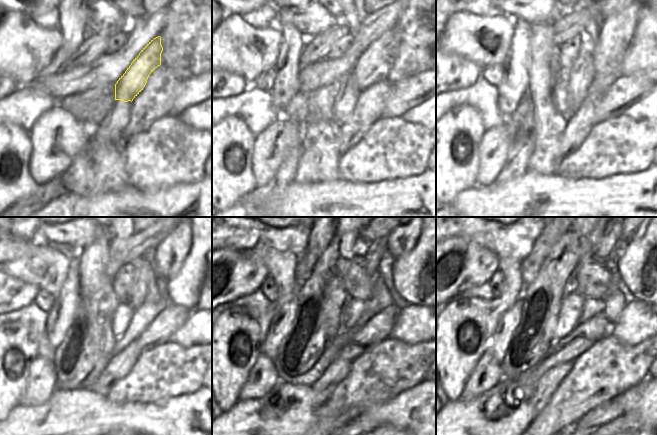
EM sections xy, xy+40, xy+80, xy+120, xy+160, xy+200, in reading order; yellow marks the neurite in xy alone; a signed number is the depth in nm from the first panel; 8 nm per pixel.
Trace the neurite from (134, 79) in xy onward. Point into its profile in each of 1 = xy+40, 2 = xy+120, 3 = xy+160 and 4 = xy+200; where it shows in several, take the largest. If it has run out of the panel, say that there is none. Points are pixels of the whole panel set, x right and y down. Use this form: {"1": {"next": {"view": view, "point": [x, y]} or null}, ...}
{"1": {"next": {"view": "xy+40", "point": [376, 62]}}, "2": {"next": {"view": "xy+120", "point": [170, 254]}}, "3": {"next": {"view": "xy+160", "point": [402, 239]}}, "4": {"next": {"view": "xy+200", "point": [626, 237]}}}

